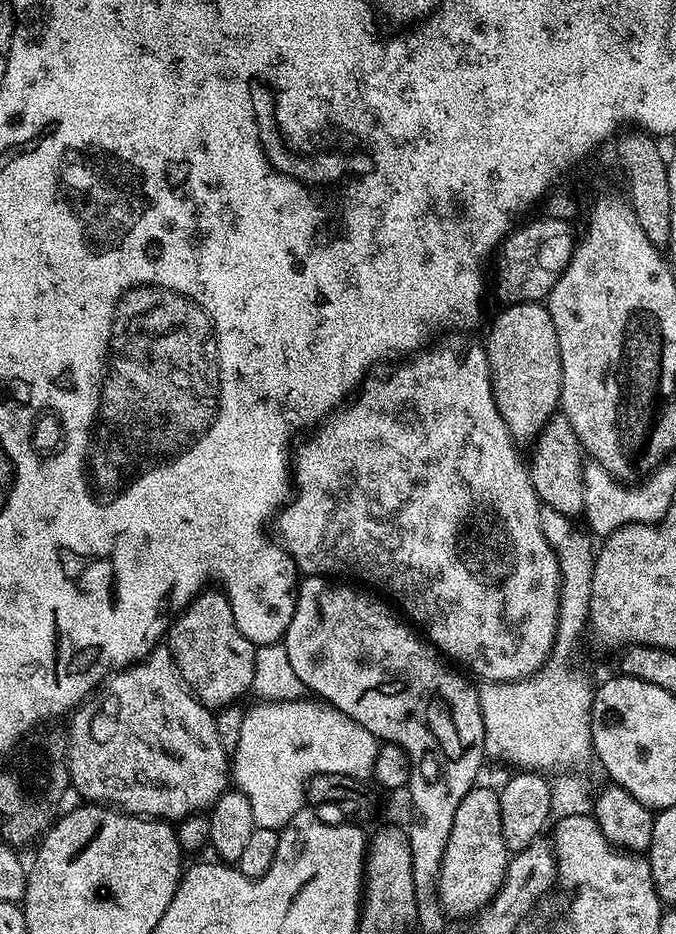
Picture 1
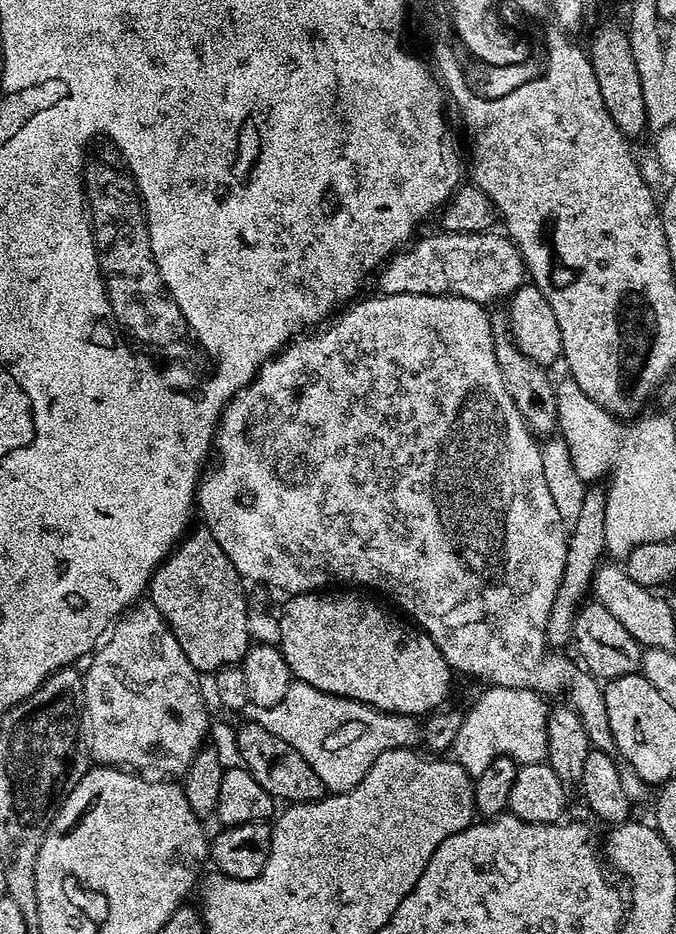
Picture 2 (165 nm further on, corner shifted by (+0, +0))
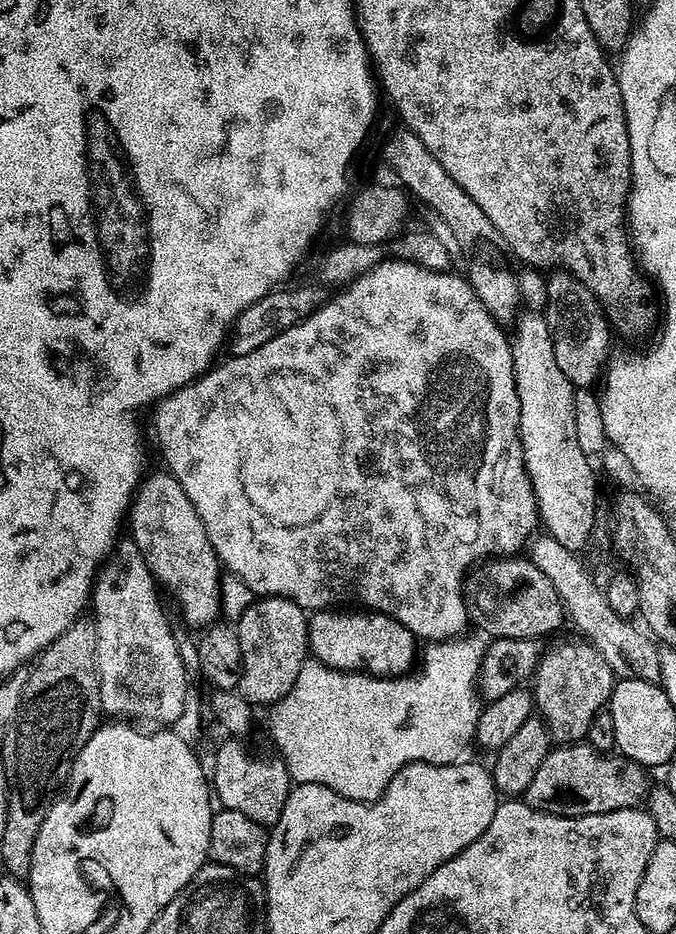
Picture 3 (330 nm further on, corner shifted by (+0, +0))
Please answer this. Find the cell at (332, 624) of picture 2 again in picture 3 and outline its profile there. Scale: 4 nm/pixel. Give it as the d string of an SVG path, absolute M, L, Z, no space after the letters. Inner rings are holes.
M316 610L308 616L308 651L320 663L343 672L366 672L370 676L402 676L413 671L418 660L418 637L400 620L371 610Z

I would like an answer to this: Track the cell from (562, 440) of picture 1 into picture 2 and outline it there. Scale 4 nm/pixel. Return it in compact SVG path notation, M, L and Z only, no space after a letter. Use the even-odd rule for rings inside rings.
M503 311L492 312L492 341L494 342L494 358L498 362L498 370L502 370L502 382L506 382L506 394L514 398L514 406L518 406L518 414L522 416L528 431L537 438L548 438L557 431L556 385L553 378L547 376L545 365L526 358L512 337L512 330L507 315Z

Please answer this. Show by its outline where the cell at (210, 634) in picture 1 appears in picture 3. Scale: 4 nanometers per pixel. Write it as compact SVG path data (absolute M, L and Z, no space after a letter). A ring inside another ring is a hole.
M166 470L149 473L133 496L129 522L132 526L130 538L138 546L157 585L164 587L165 584L169 594L180 603L183 623L192 630L203 630L217 623L222 616L222 565L206 534L206 526L202 526L202 520L181 483Z

